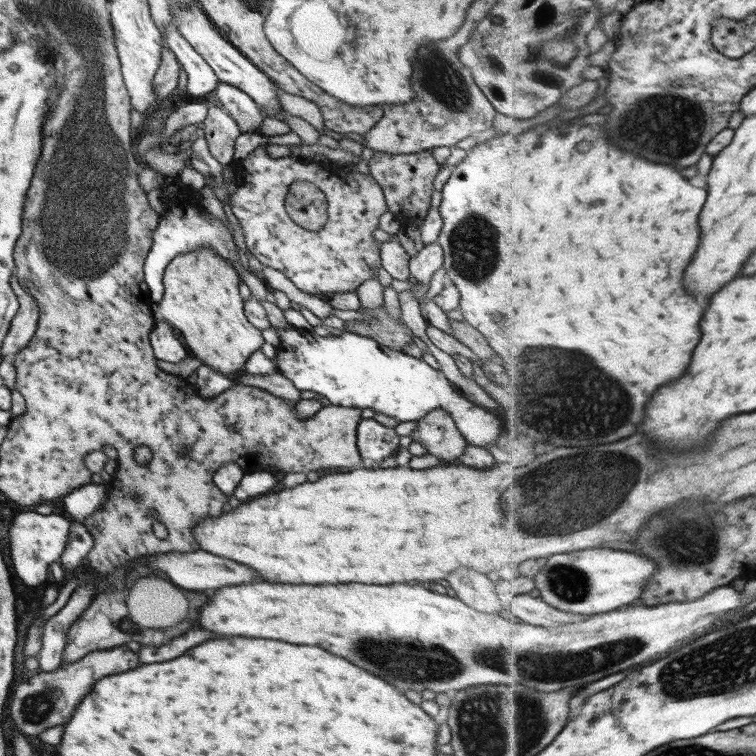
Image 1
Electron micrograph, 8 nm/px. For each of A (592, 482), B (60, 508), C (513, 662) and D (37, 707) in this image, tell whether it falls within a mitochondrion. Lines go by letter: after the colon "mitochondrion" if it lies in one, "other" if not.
A: mitochondrion
B: other
C: mitochondrion
D: mitochondrion

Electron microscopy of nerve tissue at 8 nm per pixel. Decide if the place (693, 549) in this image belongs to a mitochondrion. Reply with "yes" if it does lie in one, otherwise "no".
yes

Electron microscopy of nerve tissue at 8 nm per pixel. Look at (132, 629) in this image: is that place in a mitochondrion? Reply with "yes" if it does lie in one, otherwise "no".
yes

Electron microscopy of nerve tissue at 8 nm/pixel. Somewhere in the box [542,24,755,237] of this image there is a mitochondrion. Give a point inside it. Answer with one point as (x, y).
(681, 122)

